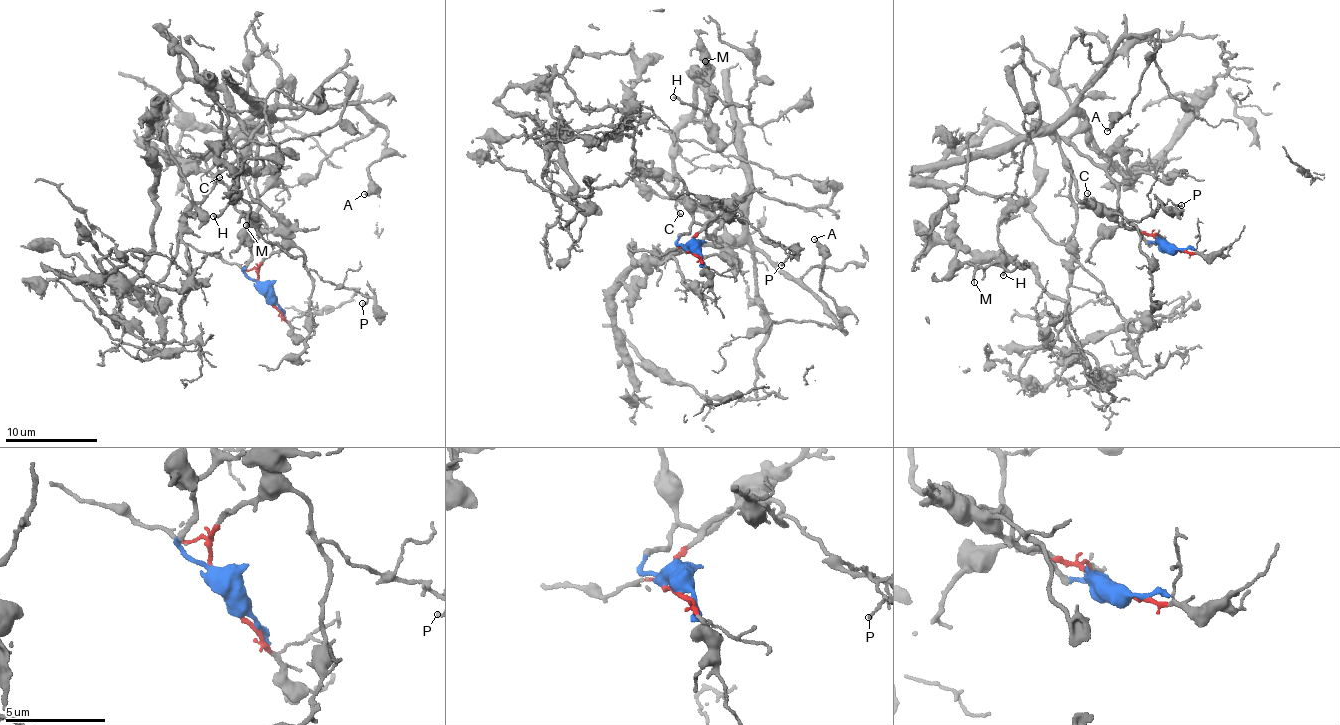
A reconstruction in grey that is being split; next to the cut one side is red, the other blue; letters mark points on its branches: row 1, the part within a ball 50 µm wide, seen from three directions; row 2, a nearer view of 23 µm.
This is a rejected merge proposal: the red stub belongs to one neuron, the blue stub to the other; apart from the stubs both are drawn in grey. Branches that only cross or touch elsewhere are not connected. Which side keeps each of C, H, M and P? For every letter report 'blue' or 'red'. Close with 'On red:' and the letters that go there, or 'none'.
C: red
H: blue
M: blue
P: red
On red: C, P

